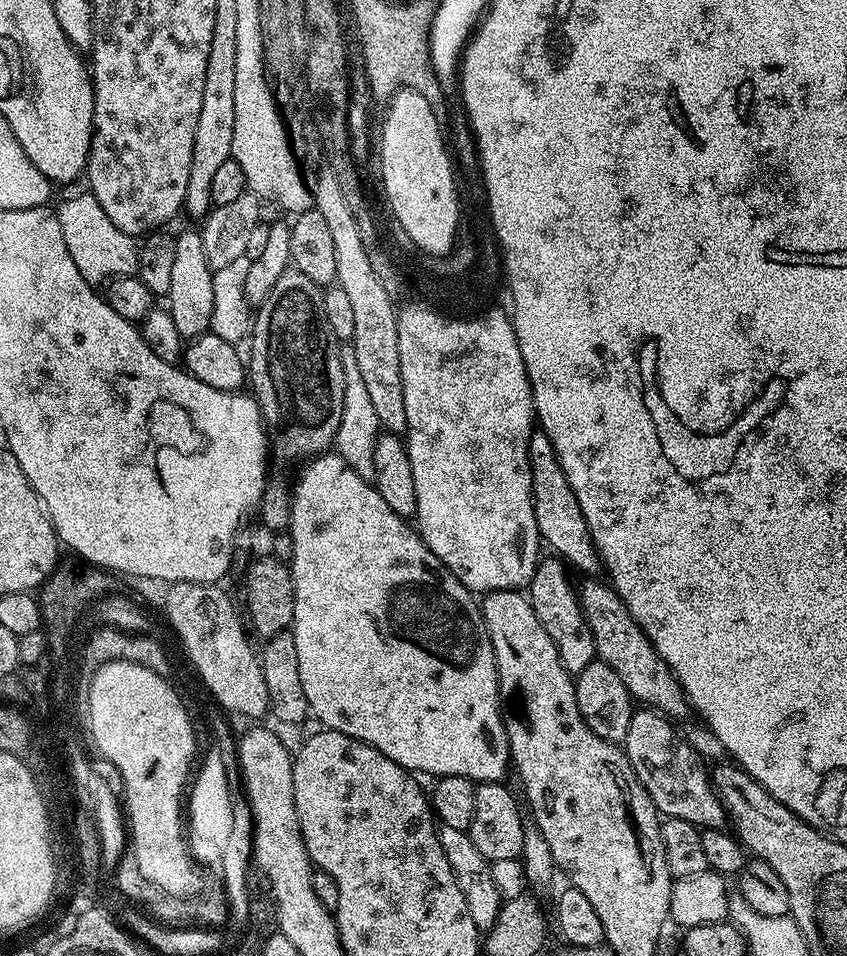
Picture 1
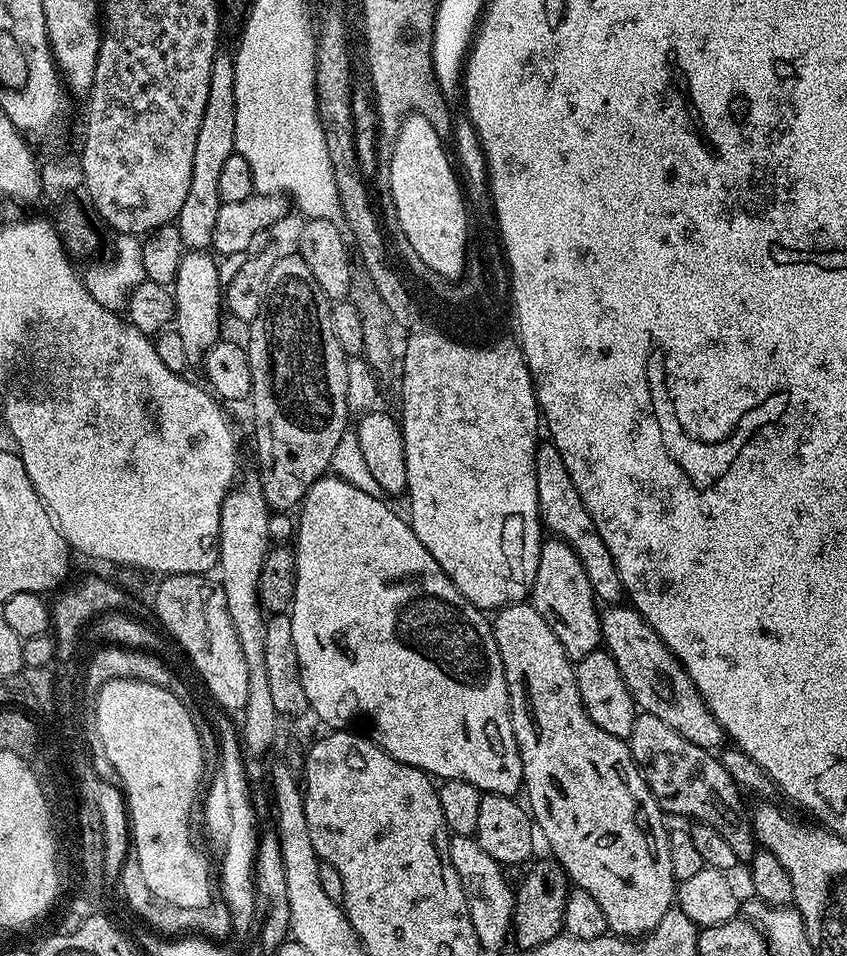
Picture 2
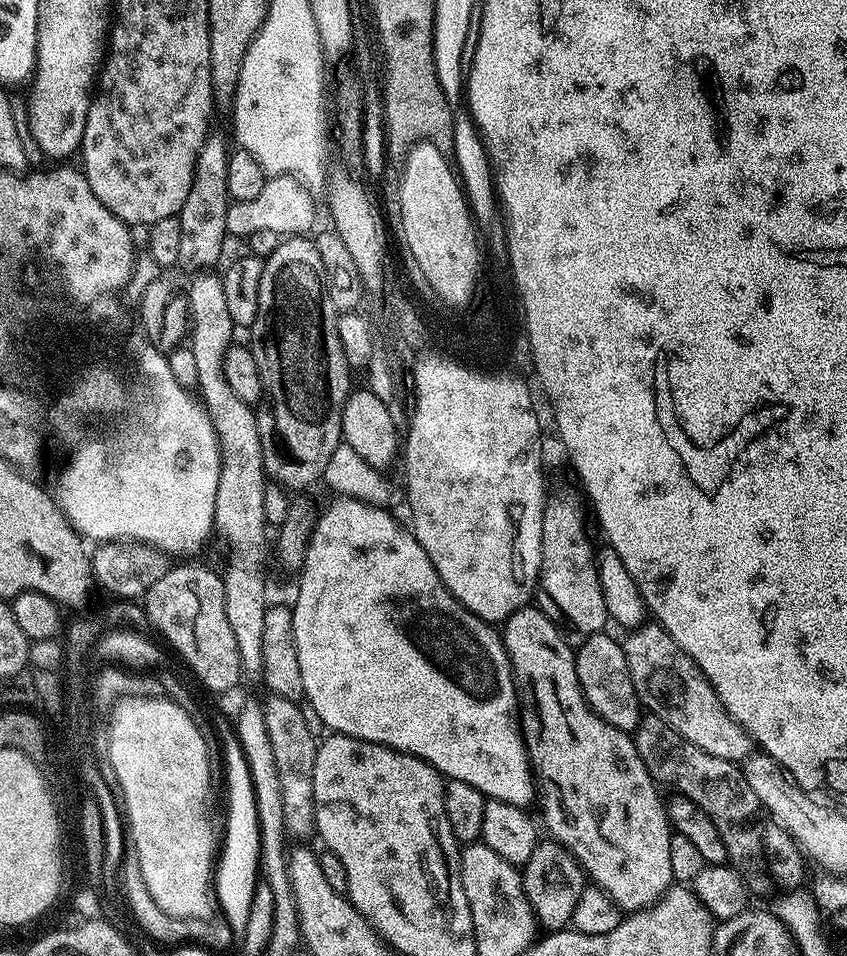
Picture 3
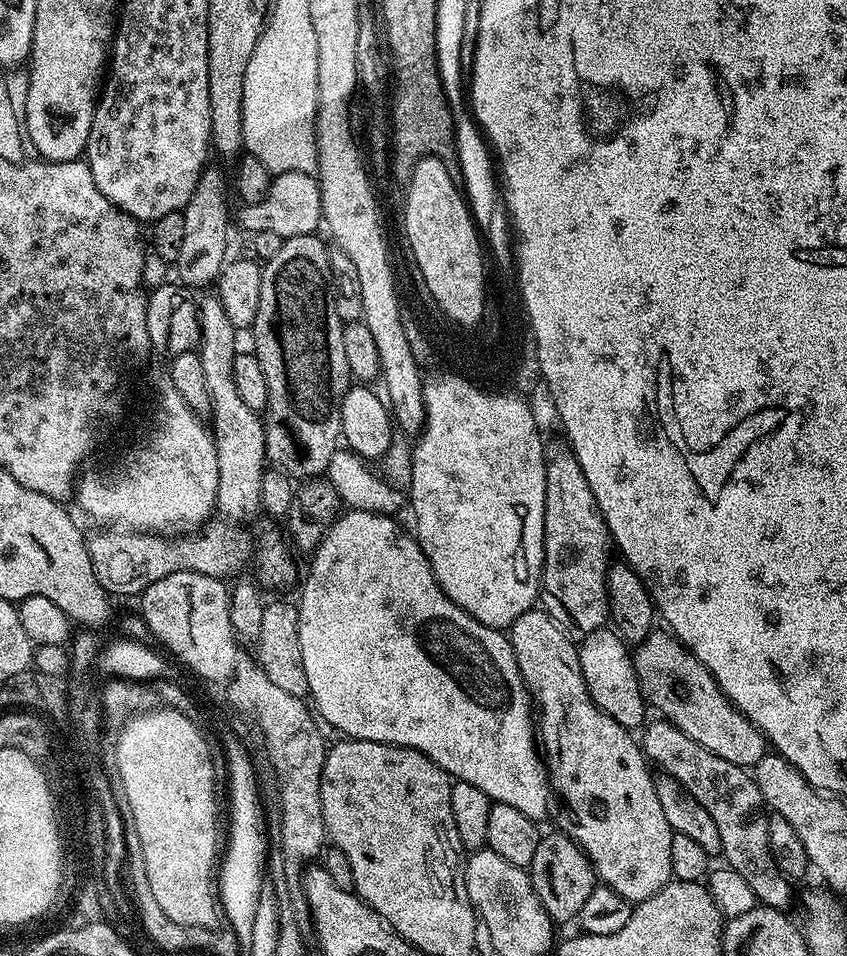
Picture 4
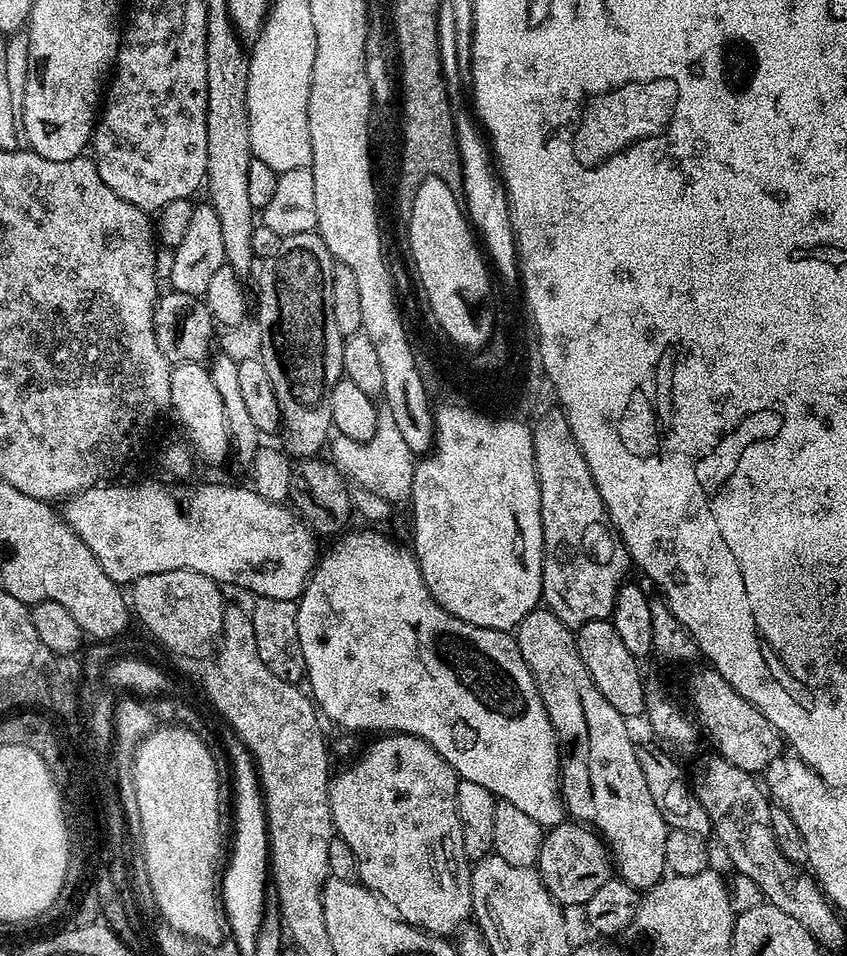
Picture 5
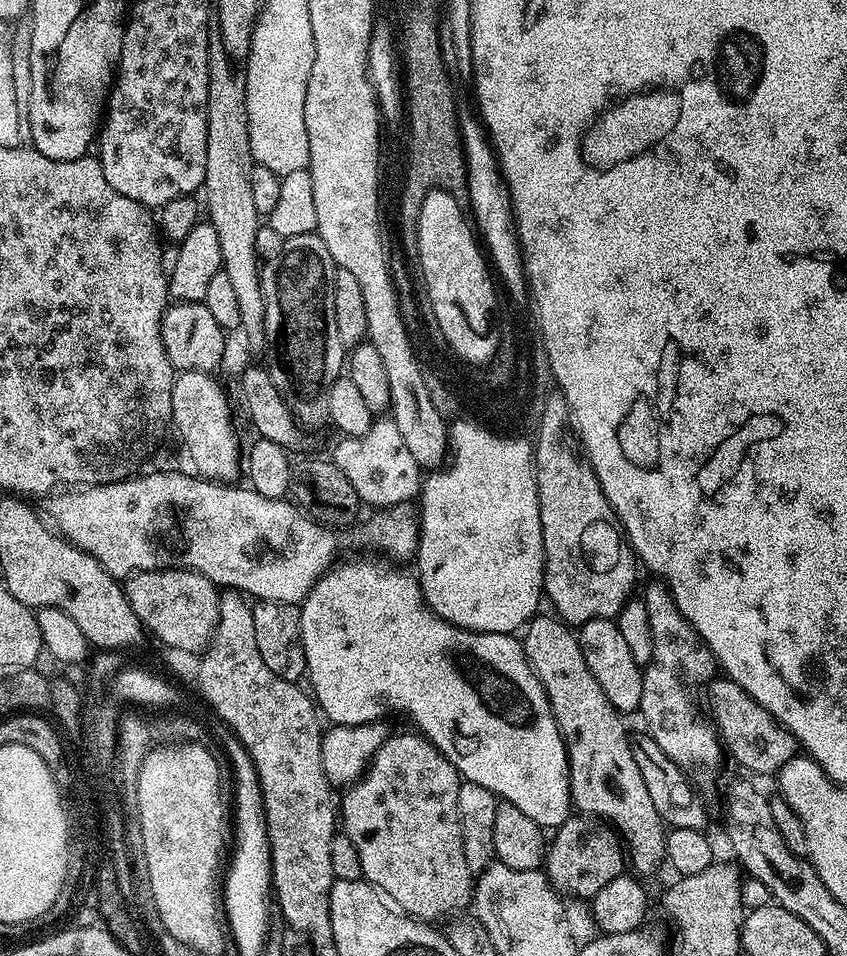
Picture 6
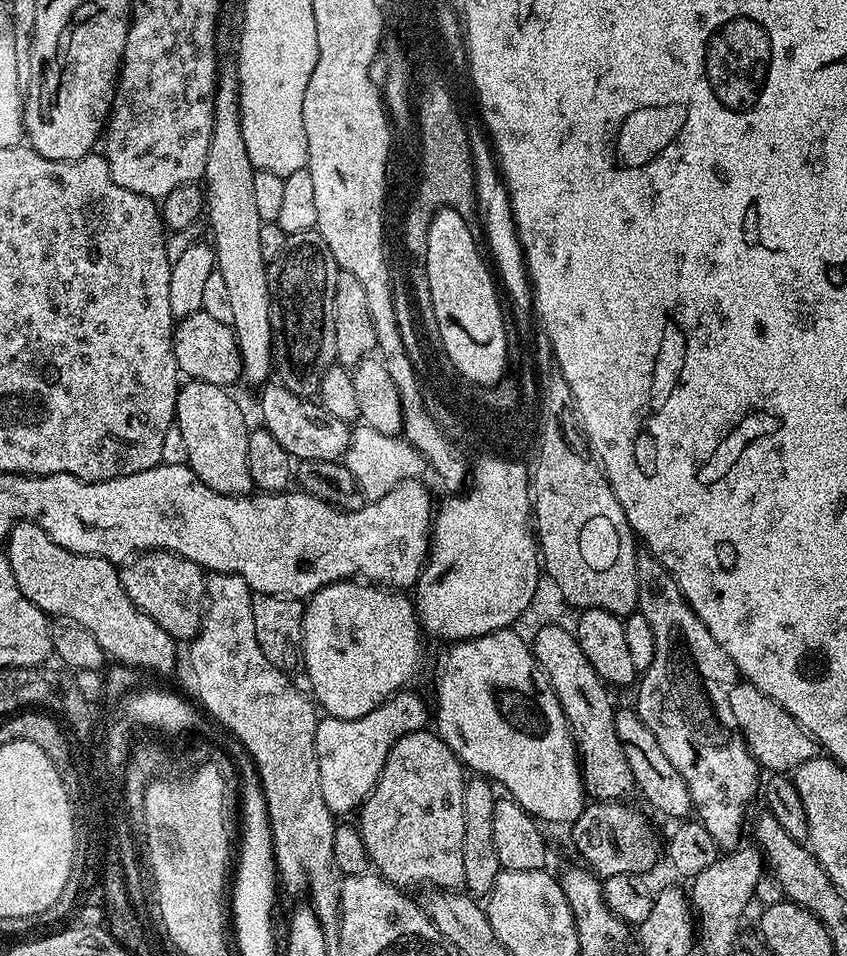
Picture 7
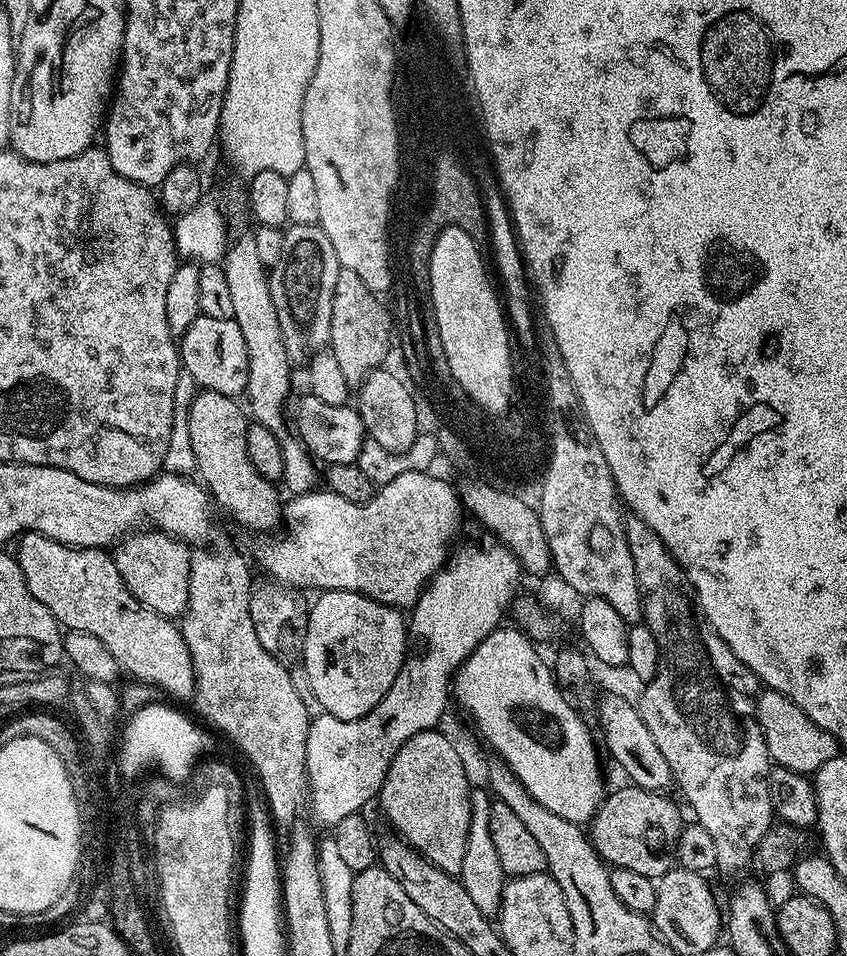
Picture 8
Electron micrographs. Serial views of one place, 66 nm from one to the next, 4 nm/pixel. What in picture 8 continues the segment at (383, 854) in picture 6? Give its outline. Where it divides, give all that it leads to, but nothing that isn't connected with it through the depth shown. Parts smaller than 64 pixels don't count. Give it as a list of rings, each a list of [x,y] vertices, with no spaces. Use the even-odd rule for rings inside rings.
[[[440,730],[414,734],[404,743],[402,750],[394,754],[390,770],[380,788],[378,805],[384,811],[386,819],[392,823],[391,831],[400,839],[415,848],[434,866],[444,872],[458,874],[462,870],[462,858],[466,858],[466,838],[470,830],[470,798],[472,788],[468,784],[468,772],[464,769],[464,760],[460,752],[440,733]]]

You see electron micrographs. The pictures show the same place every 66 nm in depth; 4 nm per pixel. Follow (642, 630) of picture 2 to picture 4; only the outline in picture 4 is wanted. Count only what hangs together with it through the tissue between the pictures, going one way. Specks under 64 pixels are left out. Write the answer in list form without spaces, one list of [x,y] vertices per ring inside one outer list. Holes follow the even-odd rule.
[[[653,630],[649,636],[635,645],[632,652],[638,686],[645,701],[657,708],[659,715],[668,720],[682,734],[694,738],[706,750],[734,762],[742,769],[751,769],[766,755],[766,741],[762,733],[744,717],[726,698],[718,682],[698,662],[671,631]]]

